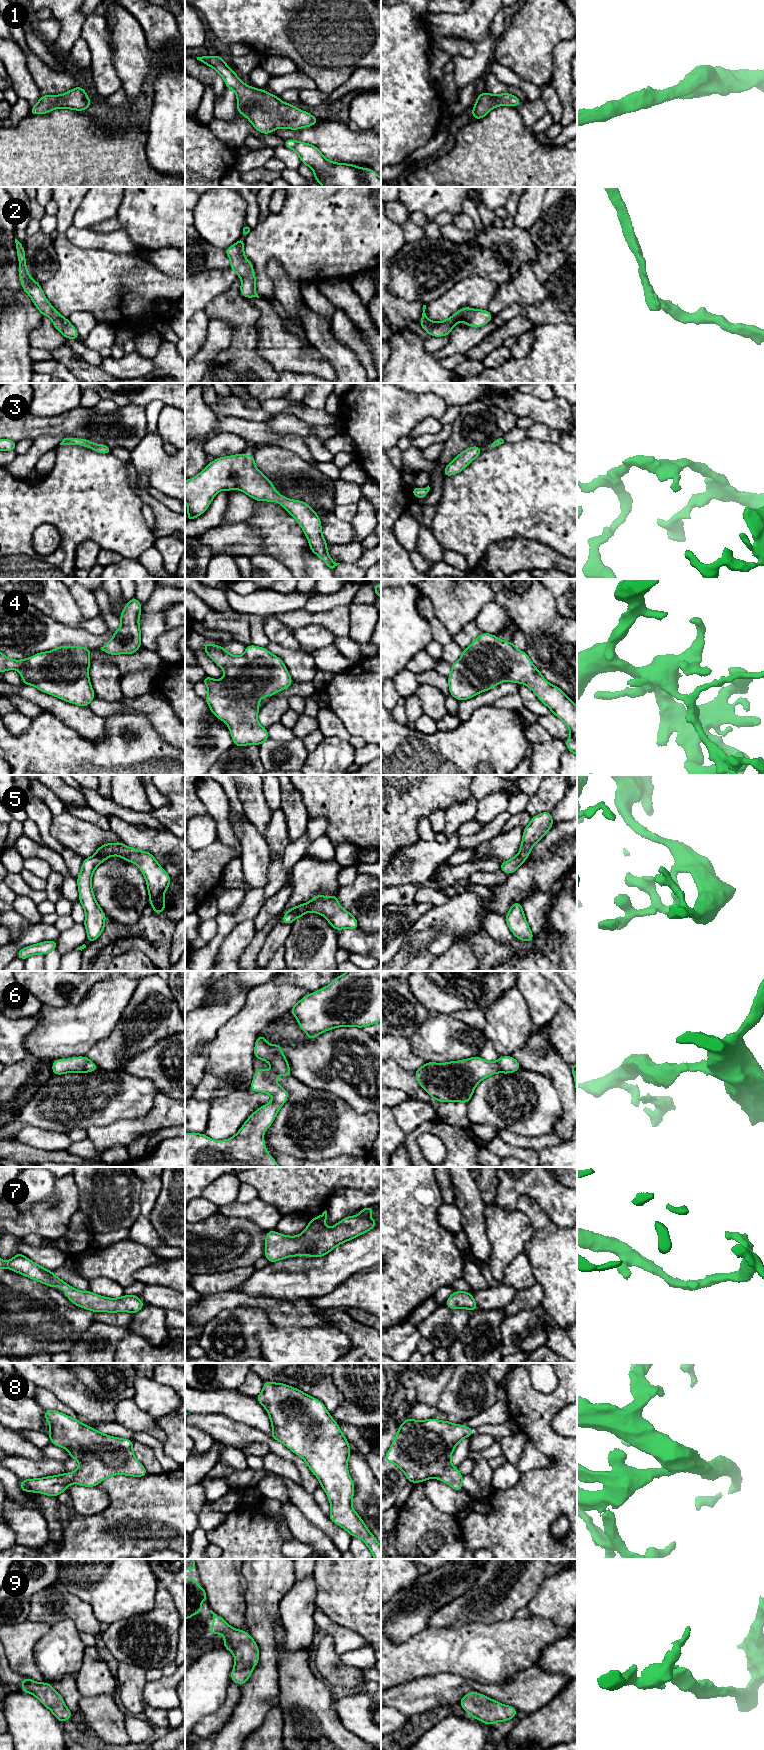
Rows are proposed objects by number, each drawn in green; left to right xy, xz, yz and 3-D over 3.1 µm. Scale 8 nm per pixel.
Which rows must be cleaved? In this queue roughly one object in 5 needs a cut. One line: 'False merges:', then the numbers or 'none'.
False merges: none

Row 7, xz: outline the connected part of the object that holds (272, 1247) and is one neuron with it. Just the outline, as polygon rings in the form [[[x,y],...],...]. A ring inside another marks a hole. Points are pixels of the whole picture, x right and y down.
[[[373,1206],[362,1208],[361,1212],[357,1216],[347,1216],[331,1228],[324,1227],[327,1220],[327,1211],[325,1210],[320,1216],[310,1219],[307,1228],[304,1229],[298,1236],[282,1235],[275,1230],[267,1231],[264,1257],[270,1263],[292,1256],[313,1256],[314,1258],[322,1257],[331,1252],[337,1245],[350,1241],[371,1229],[374,1229],[377,1219],[370,1219],[368,1217],[368,1215],[373,1213],[374,1210],[375,1208]]]

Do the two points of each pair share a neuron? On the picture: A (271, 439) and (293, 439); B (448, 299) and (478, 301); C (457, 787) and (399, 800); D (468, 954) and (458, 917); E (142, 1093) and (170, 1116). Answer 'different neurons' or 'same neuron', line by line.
A: same neuron
B: same neuron
C: same neuron
D: different neurons
E: different neurons

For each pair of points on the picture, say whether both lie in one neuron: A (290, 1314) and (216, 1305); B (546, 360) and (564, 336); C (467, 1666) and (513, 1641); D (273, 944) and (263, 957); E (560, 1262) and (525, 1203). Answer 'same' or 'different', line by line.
A: same
B: same
C: same
D: same
E: same

